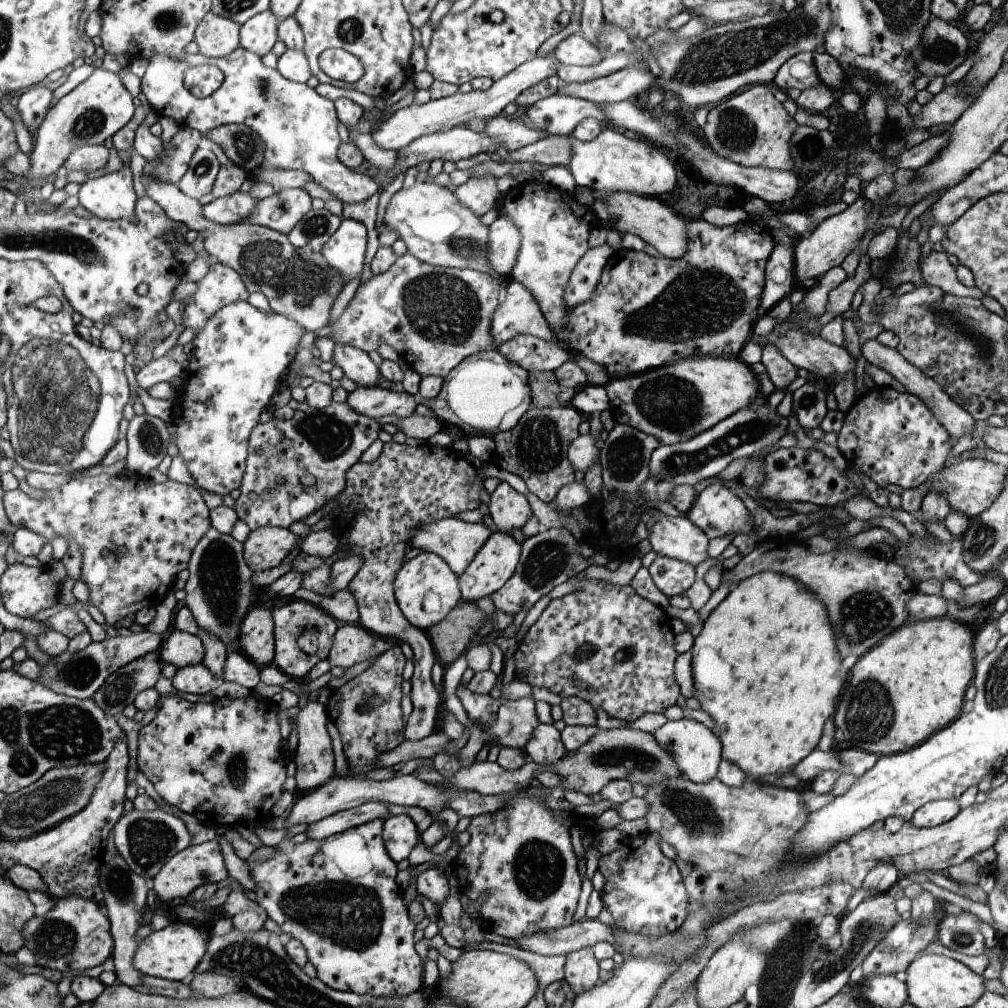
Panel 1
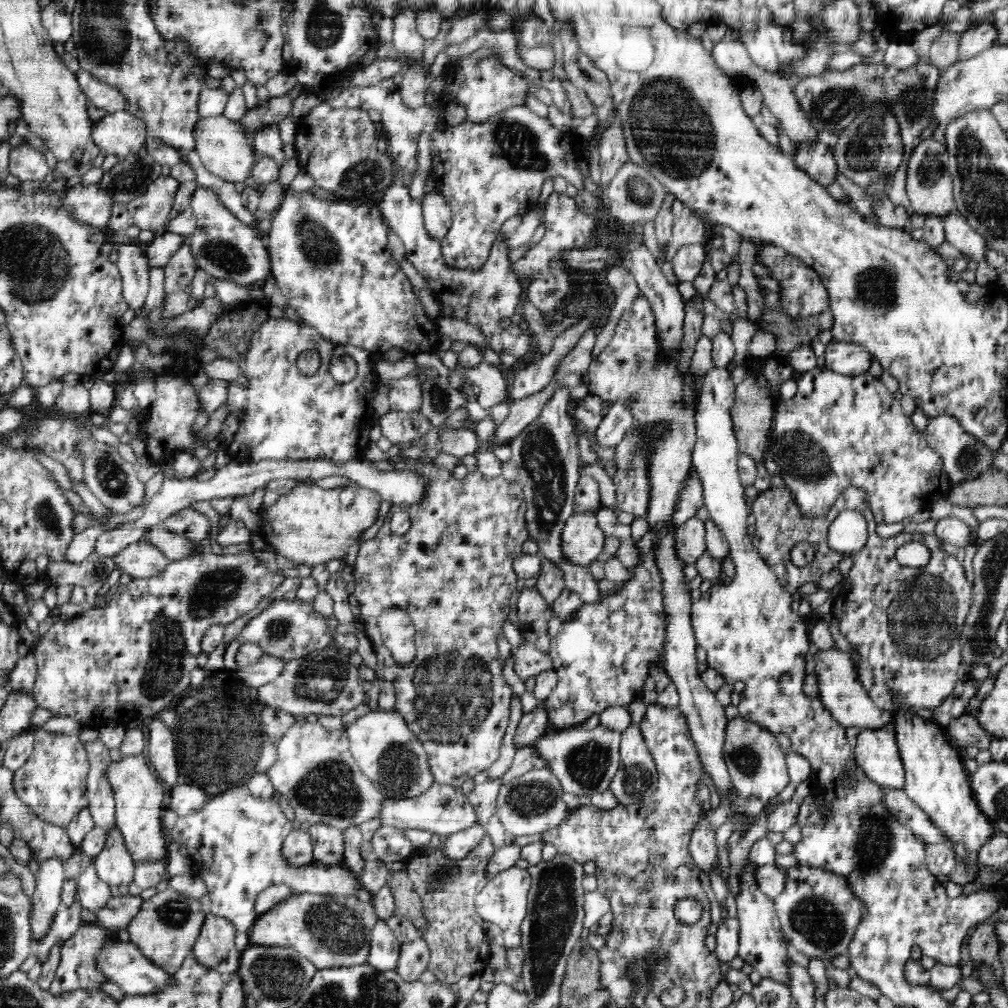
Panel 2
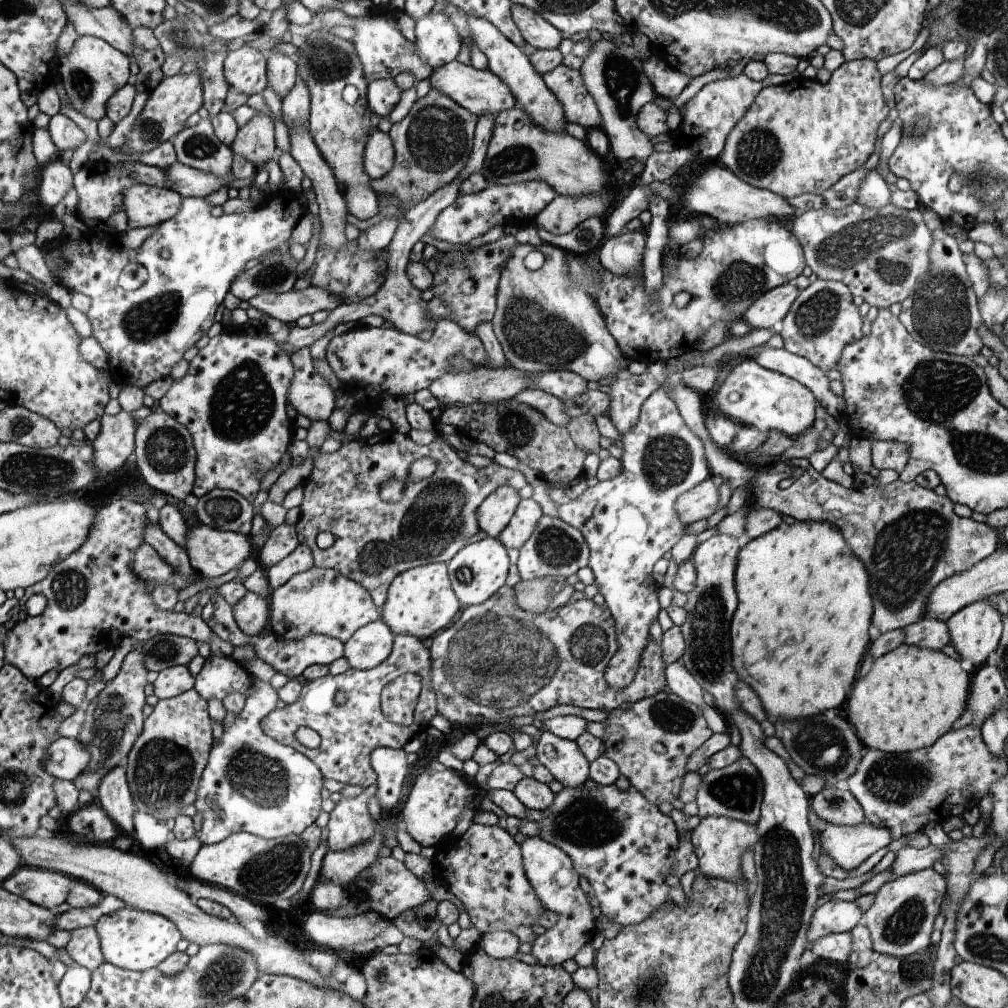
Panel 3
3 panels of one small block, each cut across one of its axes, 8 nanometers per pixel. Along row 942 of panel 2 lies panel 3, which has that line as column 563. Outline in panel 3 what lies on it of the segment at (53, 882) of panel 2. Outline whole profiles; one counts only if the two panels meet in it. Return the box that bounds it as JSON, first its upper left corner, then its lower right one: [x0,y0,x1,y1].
[513,4,564,49]

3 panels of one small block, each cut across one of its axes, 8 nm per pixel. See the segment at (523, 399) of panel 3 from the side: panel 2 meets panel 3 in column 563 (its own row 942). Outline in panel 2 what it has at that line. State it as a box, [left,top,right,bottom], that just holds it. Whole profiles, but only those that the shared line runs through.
[397,938,431,981]

